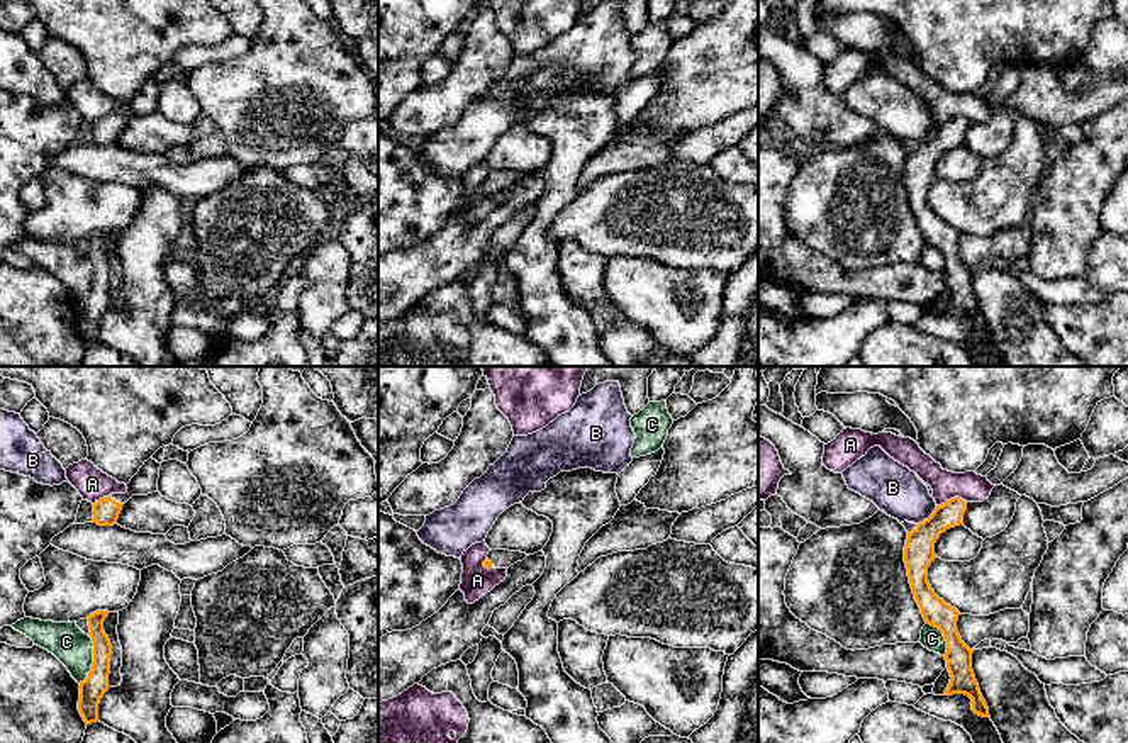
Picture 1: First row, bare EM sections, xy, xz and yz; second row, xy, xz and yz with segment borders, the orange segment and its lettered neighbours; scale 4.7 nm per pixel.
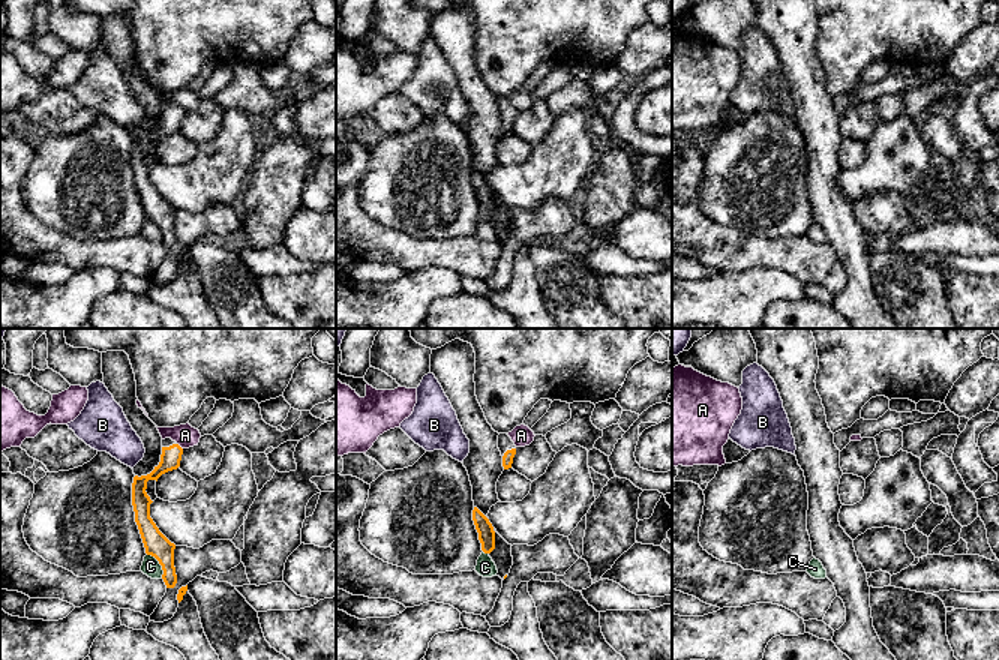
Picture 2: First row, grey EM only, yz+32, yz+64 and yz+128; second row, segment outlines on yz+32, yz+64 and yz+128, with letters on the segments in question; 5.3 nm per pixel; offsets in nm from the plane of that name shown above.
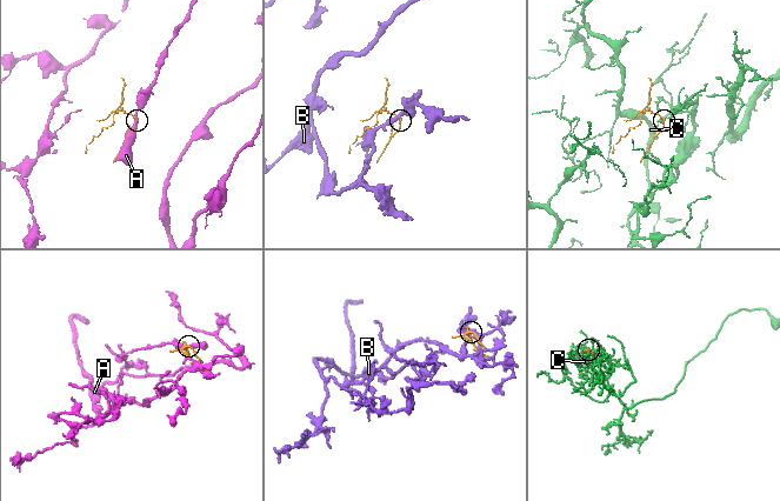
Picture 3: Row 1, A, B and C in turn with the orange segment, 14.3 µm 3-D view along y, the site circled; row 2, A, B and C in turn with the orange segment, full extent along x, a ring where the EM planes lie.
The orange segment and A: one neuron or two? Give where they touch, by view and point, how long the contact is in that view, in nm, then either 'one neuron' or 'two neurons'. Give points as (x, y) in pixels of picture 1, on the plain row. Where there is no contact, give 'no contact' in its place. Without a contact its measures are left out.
yz (950, 119) | 150 nm | two neurons

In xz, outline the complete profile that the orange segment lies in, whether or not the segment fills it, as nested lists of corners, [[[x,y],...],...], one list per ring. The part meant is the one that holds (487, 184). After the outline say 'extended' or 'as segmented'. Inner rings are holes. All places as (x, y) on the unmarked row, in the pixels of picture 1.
[[[490,170],[487,180],[483,182],[485,188],[509,188],[511,185],[522,182],[526,173],[509,171],[509,170]]]; extended

